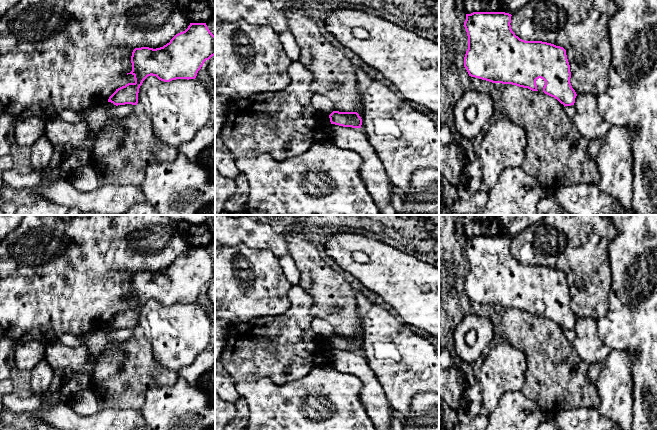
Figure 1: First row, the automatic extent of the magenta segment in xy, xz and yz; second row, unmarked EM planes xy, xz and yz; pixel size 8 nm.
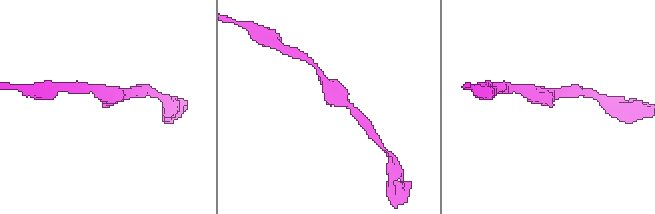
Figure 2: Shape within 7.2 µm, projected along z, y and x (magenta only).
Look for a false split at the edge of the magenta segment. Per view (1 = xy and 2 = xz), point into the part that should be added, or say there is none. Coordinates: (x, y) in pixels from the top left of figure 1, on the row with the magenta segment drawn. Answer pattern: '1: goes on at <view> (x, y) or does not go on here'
1: does not go on here
2: does not go on here

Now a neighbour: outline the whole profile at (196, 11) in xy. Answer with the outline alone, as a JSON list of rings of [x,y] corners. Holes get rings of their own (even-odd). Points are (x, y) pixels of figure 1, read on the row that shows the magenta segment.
[[[178,0],[178,5],[191,23],[206,23],[212,17],[209,0]]]

